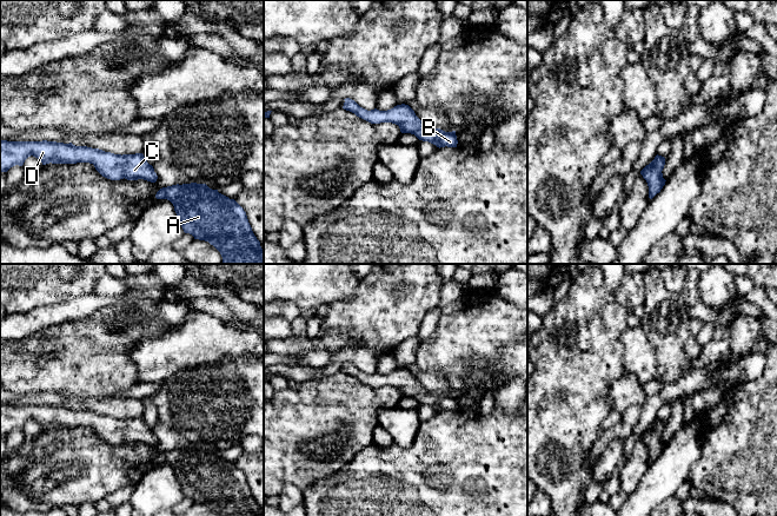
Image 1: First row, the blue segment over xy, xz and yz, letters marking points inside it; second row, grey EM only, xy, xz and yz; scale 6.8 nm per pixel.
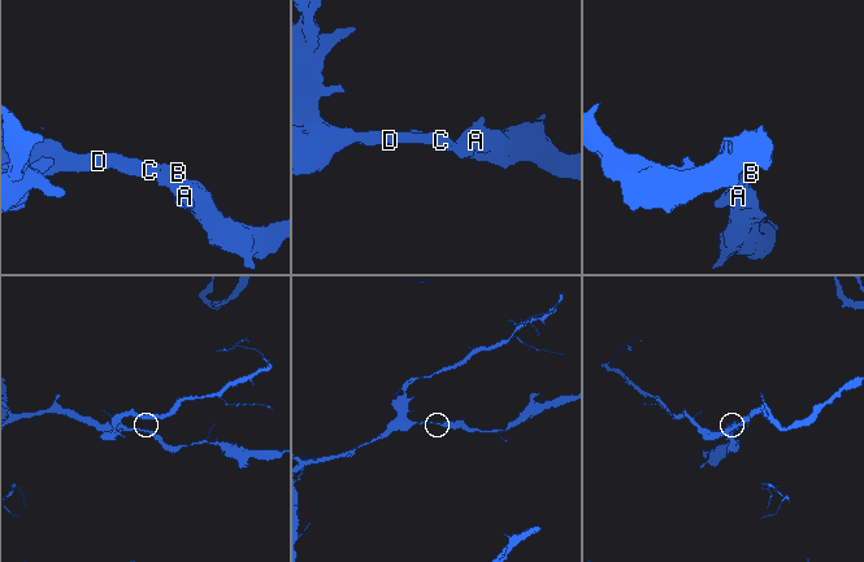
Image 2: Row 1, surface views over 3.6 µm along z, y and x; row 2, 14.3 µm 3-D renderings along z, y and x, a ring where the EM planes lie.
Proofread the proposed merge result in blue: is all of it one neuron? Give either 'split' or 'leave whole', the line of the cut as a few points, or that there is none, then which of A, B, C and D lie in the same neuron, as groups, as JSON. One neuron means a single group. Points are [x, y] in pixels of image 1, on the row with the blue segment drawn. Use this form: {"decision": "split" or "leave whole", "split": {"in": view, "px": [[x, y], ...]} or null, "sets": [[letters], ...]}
{"decision": "leave whole", "split": null, "sets": [["A", "B", "C", "D"]]}

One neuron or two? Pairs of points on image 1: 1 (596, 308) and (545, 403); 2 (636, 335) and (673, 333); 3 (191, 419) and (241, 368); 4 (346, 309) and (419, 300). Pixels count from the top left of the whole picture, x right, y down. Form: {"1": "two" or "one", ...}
{"1": "one", "2": "two", "3": "one", "4": "one"}

